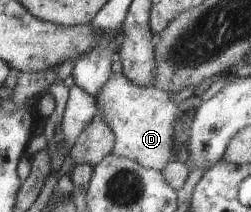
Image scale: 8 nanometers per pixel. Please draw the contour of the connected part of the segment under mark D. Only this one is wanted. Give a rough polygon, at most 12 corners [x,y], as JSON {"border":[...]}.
{"border":[[112,74],[95,99],[113,154],[162,172],[181,110]]}

